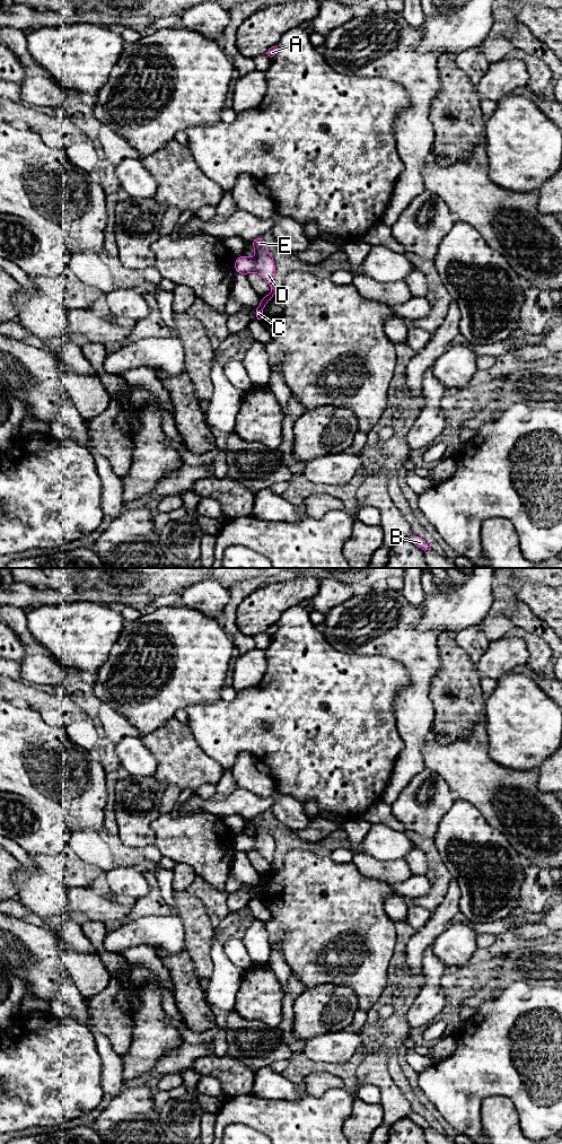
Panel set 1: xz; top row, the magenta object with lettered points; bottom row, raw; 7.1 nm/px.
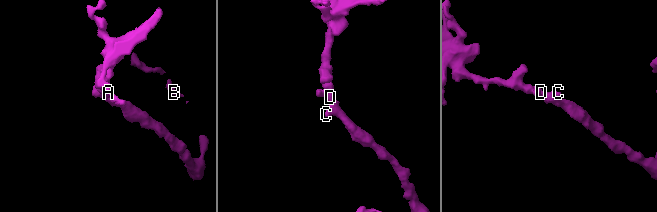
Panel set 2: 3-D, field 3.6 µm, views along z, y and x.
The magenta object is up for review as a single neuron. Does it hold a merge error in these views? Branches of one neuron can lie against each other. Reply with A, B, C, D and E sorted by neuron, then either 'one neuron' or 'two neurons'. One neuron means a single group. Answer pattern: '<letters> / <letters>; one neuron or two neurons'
A B C D E; one neuron

